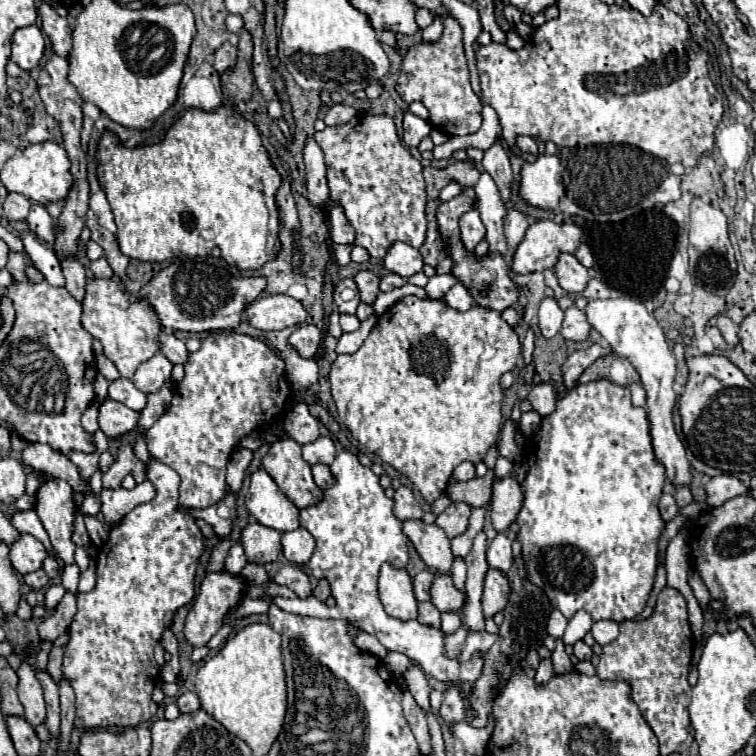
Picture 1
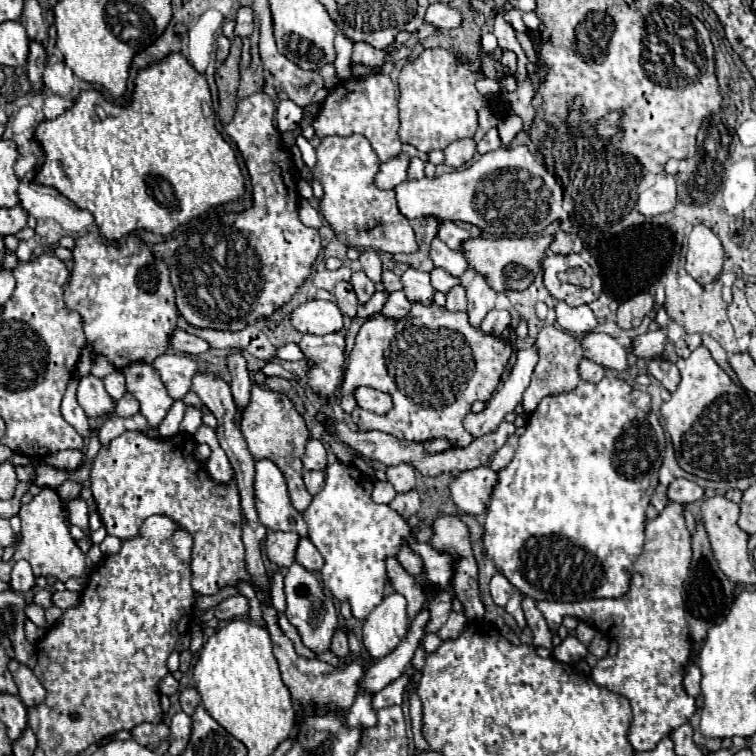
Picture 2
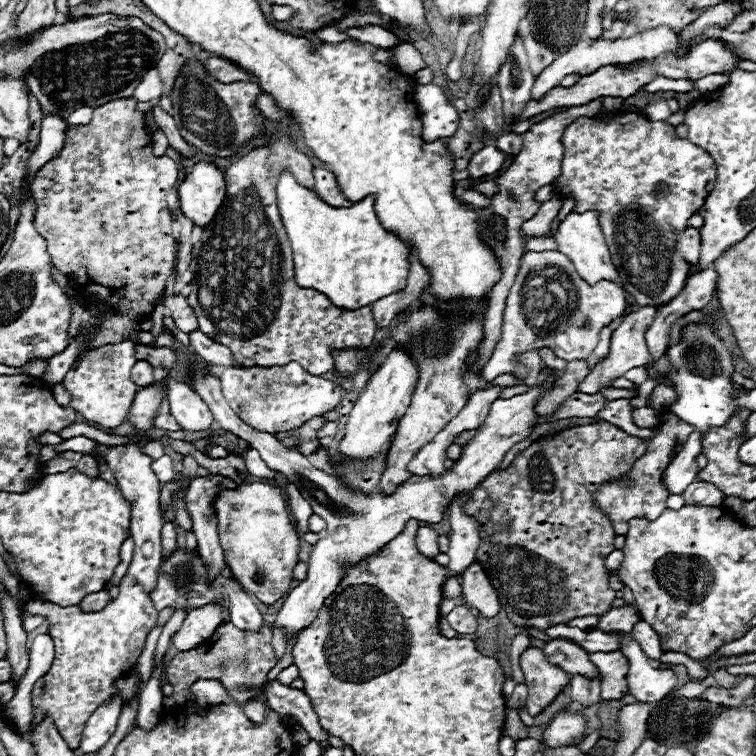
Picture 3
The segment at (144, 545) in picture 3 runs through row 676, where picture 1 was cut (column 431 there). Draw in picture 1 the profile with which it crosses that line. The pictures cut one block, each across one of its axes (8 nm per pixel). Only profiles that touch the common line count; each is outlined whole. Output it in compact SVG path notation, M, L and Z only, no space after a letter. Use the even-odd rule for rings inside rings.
M440 16L440 20L444 22L444 32L438 42L418 42L418 44L410 46L408 52L404 54L396 90L406 104L410 104L414 100L422 102L430 112L430 124L434 128L440 128L448 136L464 136L464 134L472 134L472 132L480 130L482 102L470 86L470 70L468 70L468 62L464 56L464 44L462 44L462 26L452 16Z

